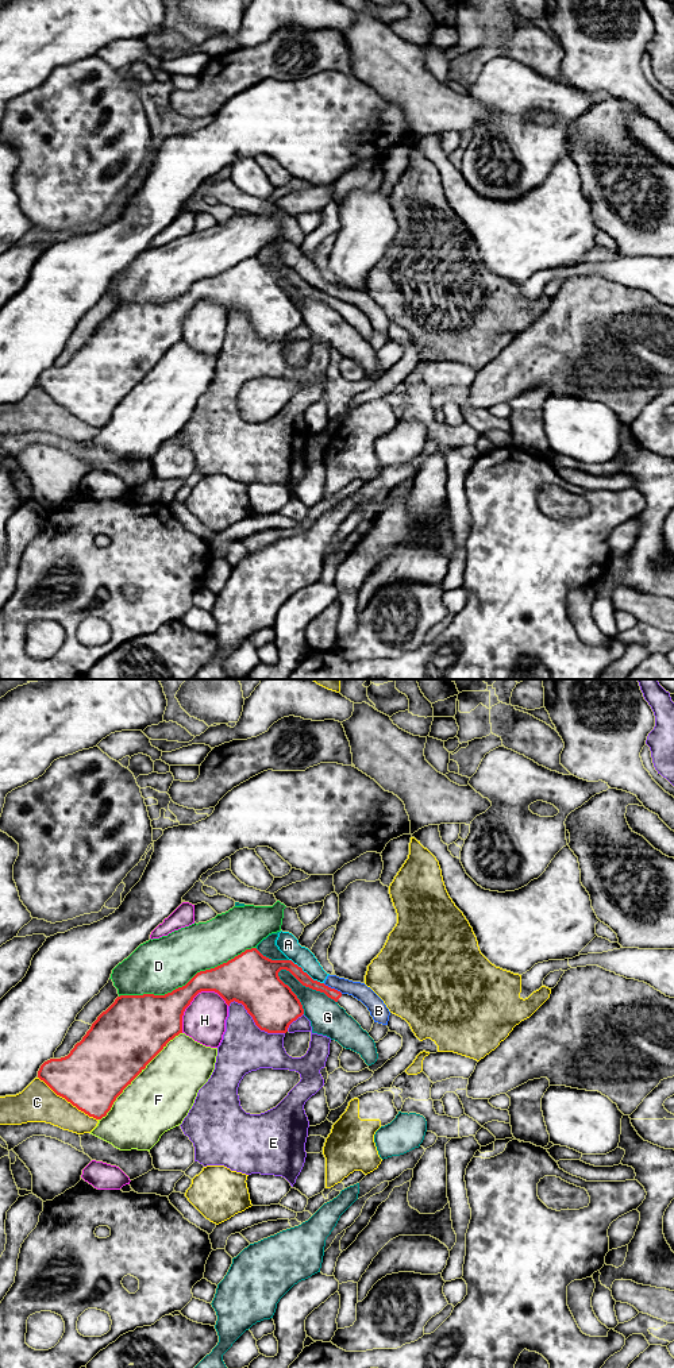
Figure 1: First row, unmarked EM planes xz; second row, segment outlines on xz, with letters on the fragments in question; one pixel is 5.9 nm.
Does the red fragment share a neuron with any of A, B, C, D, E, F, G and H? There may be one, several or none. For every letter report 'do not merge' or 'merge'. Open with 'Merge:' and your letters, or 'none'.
Merge: none
A: do not merge
B: do not merge
C: do not merge
D: do not merge
E: do not merge
F: do not merge
G: do not merge
H: do not merge

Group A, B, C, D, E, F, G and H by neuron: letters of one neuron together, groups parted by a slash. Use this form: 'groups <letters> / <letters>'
groups A B / C / D / E / F / G / H

